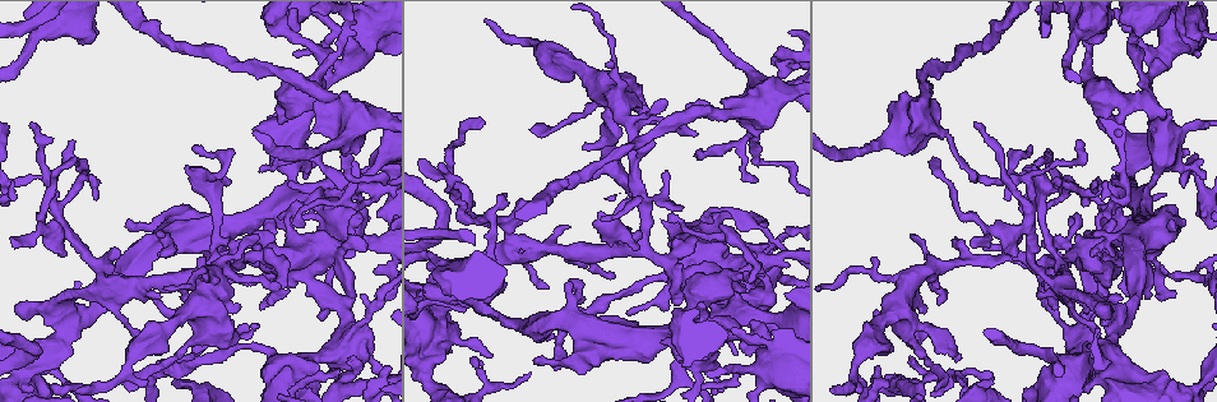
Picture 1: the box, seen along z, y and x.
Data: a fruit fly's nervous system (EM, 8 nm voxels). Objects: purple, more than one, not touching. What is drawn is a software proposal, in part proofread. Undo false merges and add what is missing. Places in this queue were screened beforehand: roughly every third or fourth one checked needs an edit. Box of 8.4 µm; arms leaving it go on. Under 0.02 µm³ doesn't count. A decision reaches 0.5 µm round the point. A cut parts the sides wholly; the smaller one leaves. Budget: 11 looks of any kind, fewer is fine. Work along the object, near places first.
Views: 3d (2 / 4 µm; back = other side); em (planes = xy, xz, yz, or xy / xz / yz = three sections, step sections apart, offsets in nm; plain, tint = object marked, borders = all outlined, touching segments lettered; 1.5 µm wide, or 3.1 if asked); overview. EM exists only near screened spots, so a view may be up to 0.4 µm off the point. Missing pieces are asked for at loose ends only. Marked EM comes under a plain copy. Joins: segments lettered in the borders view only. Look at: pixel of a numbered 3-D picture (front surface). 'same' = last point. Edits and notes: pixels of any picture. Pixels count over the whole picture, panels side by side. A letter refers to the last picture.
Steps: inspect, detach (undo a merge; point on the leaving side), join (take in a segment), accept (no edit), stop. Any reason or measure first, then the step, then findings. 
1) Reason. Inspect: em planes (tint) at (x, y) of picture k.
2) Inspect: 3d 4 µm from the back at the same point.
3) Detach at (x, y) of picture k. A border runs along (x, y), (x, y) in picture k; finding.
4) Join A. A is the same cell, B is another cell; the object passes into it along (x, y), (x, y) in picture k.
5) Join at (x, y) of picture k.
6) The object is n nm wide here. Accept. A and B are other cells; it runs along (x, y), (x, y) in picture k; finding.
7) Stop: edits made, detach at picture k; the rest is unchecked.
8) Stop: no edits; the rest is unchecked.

An open end. Inspect: 3d 2 µm at (990, 381) of picture 1.

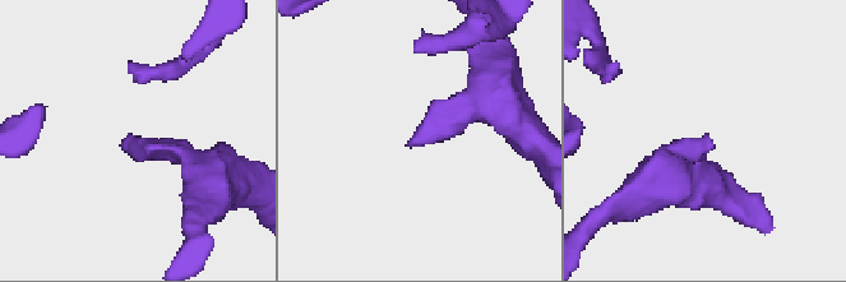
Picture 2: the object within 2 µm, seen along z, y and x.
Shape alone is not enough. Inspect: em xy step 4 (tint) at (126, 140) of picture 2.

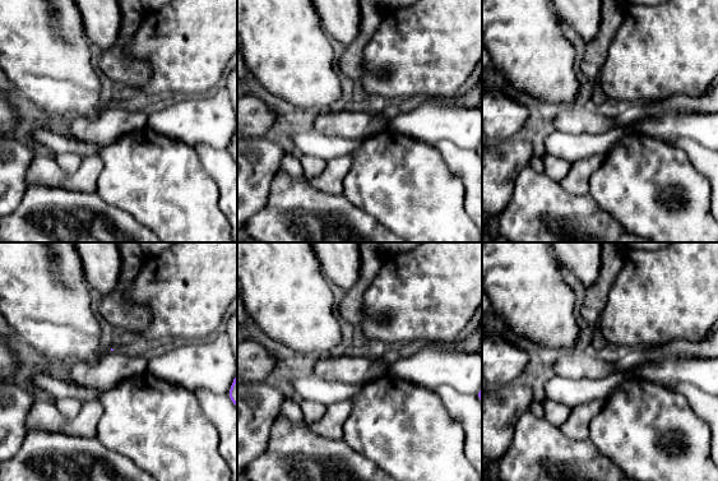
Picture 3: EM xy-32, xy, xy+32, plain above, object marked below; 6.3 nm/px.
Inspect: em planes (borders) at the same point.

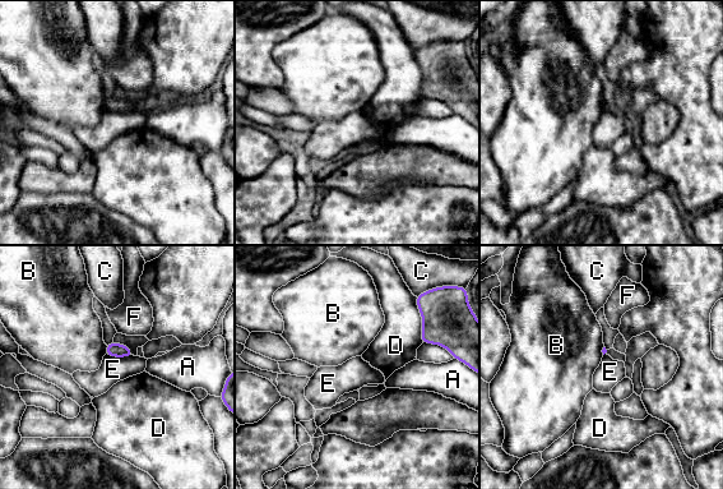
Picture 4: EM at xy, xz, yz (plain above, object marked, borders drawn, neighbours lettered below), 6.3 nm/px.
Accept. A, B, C, D, E and F are other cells; a border runs along (106, 345), (103, 354) in picture 4; none of them fits.

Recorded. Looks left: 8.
Free end. Inspect: em planes (borders) at (119, 251) of picture 1.

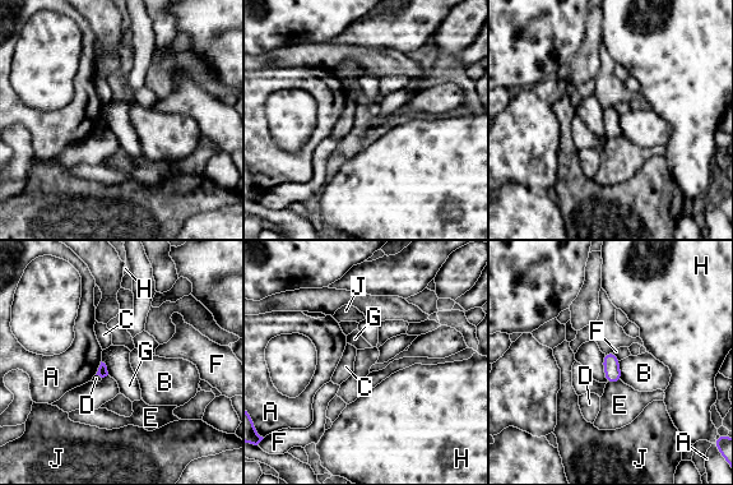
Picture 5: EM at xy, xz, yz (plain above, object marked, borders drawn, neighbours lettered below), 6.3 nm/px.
Accept. A, B, C, D, E, F, G, H and J are other cells; a border runs along (618, 361), (622, 380) in picture 5; none of them fits.

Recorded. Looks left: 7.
Calibre changes. Inspect: em planes (borders) at (1132, 37) of picture 1.

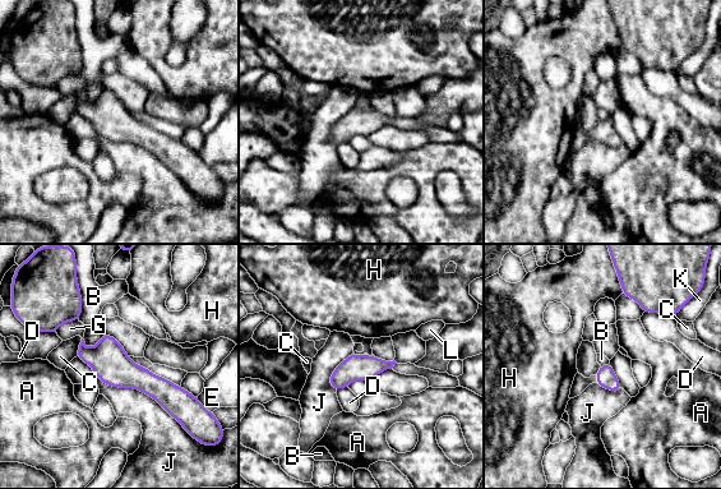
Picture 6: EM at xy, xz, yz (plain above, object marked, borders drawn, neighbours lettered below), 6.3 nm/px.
The object is 120 nm wide here. Accept. A, B, C, D, E, G, H, J, K and L are other cells; one cell here.

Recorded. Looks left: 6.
Free end. Inspect: 3d 2 µm at (910, 355) of picture 1.

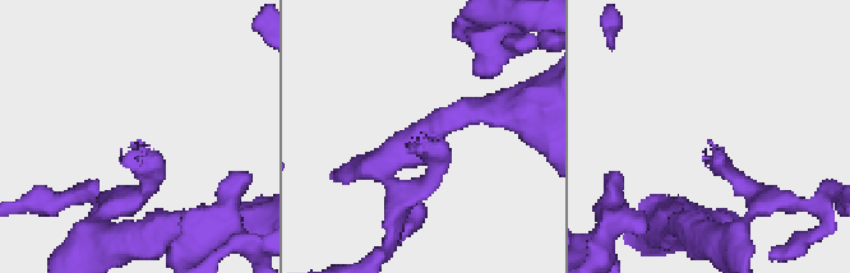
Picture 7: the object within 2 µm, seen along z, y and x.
Inspect: em planes (borders) at (707, 141) of picture 7.

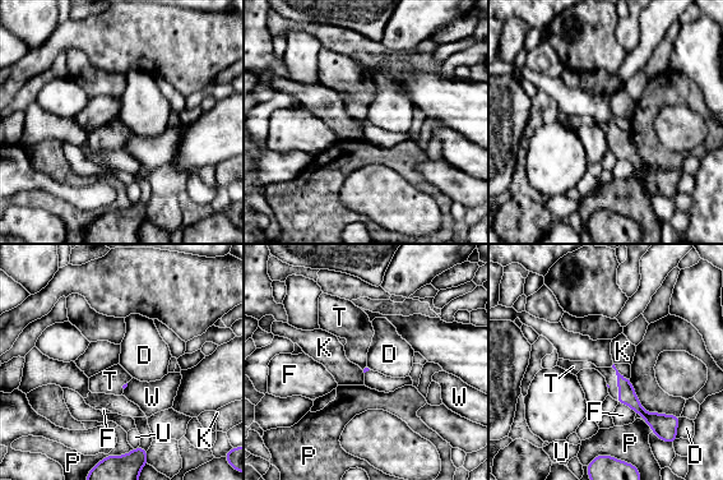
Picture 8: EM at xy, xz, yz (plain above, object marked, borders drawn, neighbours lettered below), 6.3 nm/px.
Join T. T is the same cell, D, F, K, P, U and W are other cells; the object passes into it along (628, 396), (617, 383), (608, 373) in picture 8; it goes on there.

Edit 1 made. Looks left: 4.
Stop: edits made, join at picture 8; the rest is unchecked.

